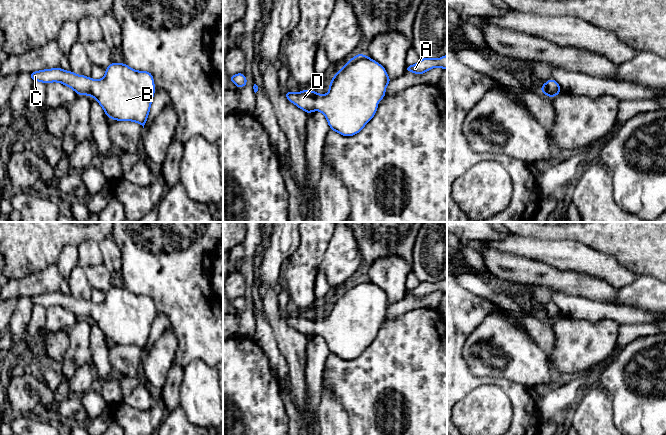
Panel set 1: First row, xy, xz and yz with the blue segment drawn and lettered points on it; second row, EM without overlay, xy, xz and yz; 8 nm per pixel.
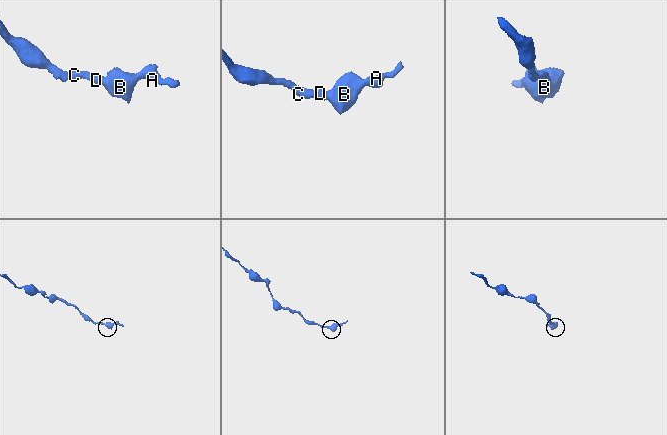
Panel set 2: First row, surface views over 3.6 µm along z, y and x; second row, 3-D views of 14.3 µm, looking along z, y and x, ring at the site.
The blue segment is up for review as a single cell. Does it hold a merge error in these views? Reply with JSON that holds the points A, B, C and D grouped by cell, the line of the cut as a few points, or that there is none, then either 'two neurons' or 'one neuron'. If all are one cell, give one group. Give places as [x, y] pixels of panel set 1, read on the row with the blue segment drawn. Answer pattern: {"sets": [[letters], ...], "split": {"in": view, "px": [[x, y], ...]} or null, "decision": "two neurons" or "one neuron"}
{"sets": [["A", "B", "C", "D"]], "split": null, "decision": "one neuron"}

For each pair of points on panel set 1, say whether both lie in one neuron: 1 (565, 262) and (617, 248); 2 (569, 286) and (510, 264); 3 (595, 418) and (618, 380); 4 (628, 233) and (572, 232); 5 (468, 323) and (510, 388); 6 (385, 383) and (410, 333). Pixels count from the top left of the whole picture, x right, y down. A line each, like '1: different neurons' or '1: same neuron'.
1: different neurons
2: same neuron
3: different neurons
4: same neuron
5: same neuron
6: same neuron

